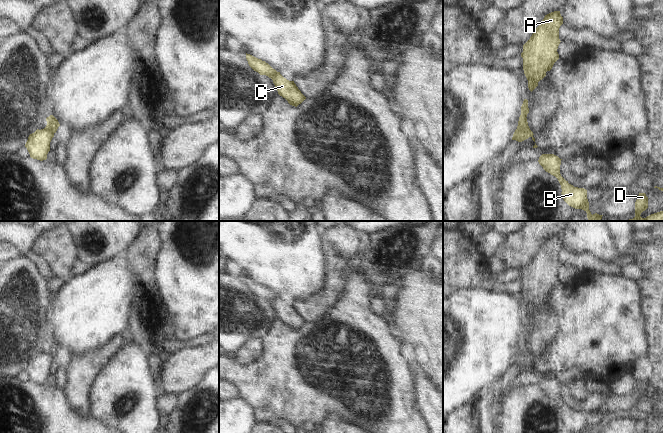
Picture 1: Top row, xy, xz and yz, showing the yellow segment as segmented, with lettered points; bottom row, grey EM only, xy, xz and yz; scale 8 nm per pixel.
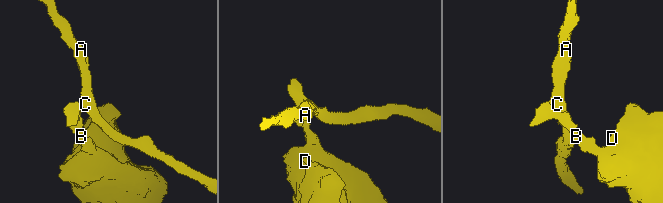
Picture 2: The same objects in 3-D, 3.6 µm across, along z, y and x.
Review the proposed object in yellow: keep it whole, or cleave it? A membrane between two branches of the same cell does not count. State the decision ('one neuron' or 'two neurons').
two neurons

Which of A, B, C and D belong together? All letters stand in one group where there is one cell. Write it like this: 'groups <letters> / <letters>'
groups A C / B D

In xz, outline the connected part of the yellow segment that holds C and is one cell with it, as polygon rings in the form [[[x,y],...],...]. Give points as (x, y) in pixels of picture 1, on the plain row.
[[[276,296],[272,304],[278,318],[285,322],[290,329],[297,331],[306,323],[294,305],[287,304],[280,296]]]

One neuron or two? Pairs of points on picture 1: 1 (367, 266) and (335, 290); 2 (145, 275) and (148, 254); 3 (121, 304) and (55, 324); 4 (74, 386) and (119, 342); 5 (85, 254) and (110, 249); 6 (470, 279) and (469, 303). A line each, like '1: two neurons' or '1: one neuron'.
1: two neurons
2: one neuron
3: one neuron
4: one neuron
5: one neuron
6: two neurons

